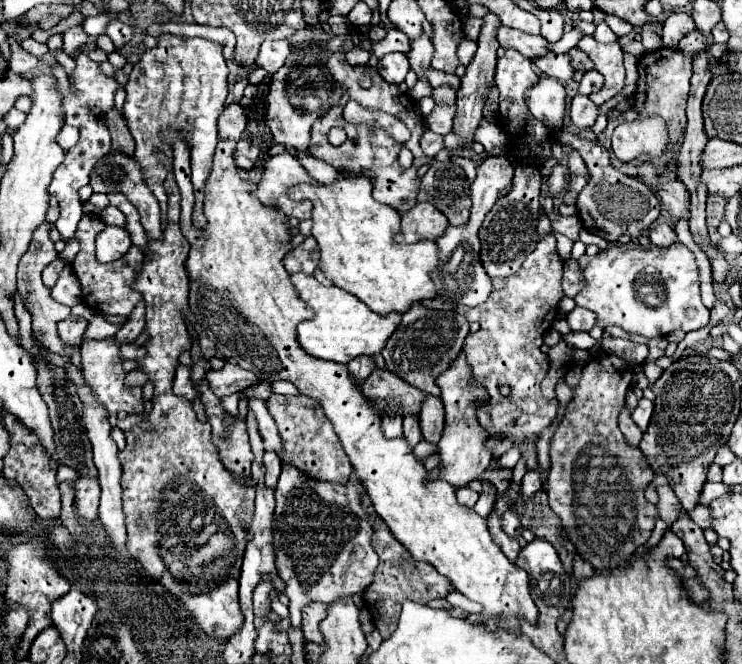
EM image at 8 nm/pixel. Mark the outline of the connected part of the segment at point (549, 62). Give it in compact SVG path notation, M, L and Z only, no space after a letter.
M547 54L547 56L539 56L533 60L535 66L551 78L557 78L559 82L569 82L573 78L573 68L569 64L569 56L567 54Z

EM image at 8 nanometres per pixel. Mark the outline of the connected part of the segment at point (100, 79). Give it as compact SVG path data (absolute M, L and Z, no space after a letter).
M85 50L75 62L77 68L69 76L73 92L63 96L63 110L95 110L97 100L113 100L115 92L123 88L115 82L115 78L109 78L99 70L99 64L89 60Z

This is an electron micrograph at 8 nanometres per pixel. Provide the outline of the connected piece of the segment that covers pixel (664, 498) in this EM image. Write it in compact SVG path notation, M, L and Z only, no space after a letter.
M665 484L665 486L657 486L657 494L659 494L659 514L661 514L661 520L667 522L667 524L673 524L679 516L679 512L685 514L685 510L681 508L679 500L675 500L675 494L671 492L671 488Z

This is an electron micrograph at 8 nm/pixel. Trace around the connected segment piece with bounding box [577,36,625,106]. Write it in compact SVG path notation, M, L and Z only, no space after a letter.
M585 36L579 42L577 48L583 50L595 62L595 70L605 76L603 90L589 96L597 106L601 106L601 104L605 104L607 100L611 100L613 96L617 96L623 90L625 68L623 68L621 46L619 46L619 42L601 44L593 36Z

